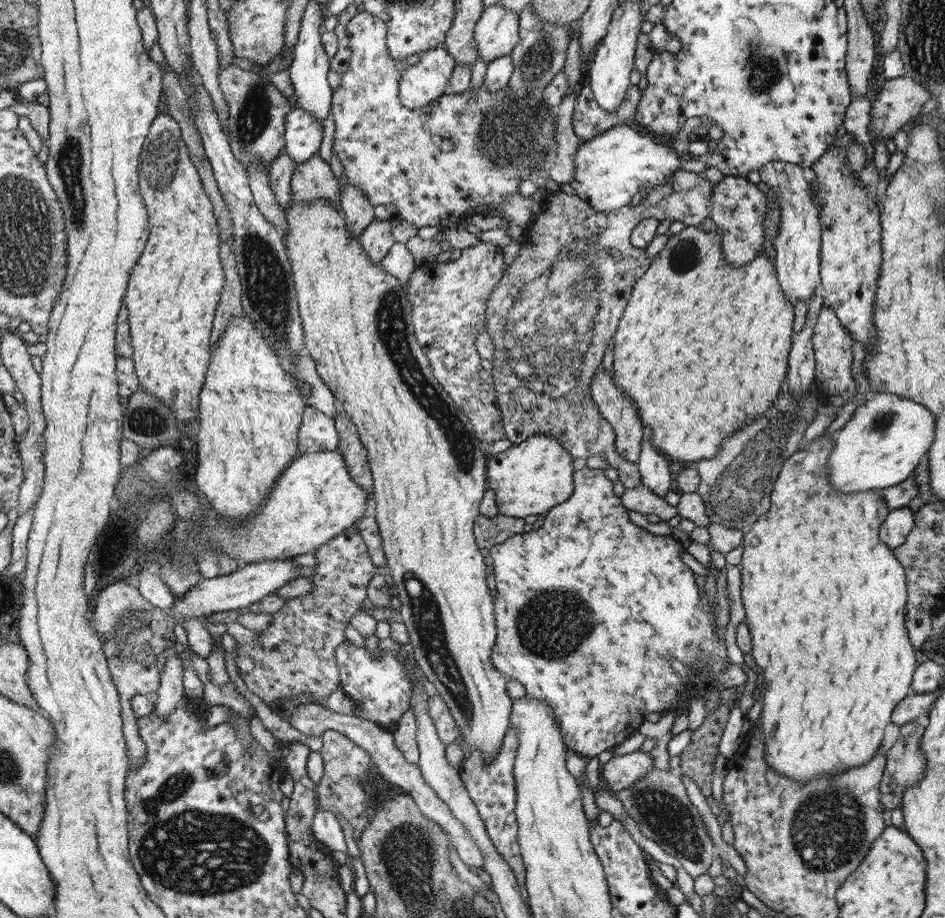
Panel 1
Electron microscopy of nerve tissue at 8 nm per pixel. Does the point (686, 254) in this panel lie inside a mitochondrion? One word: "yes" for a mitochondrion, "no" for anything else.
yes

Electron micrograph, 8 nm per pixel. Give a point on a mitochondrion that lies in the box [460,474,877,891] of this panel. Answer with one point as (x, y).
(827, 832)

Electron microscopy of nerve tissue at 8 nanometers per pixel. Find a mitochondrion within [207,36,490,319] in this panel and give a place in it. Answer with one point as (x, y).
(255, 115)

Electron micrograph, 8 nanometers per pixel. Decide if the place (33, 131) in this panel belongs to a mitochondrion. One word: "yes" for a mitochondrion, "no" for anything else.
no

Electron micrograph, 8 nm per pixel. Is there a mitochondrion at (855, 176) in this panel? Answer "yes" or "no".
no

